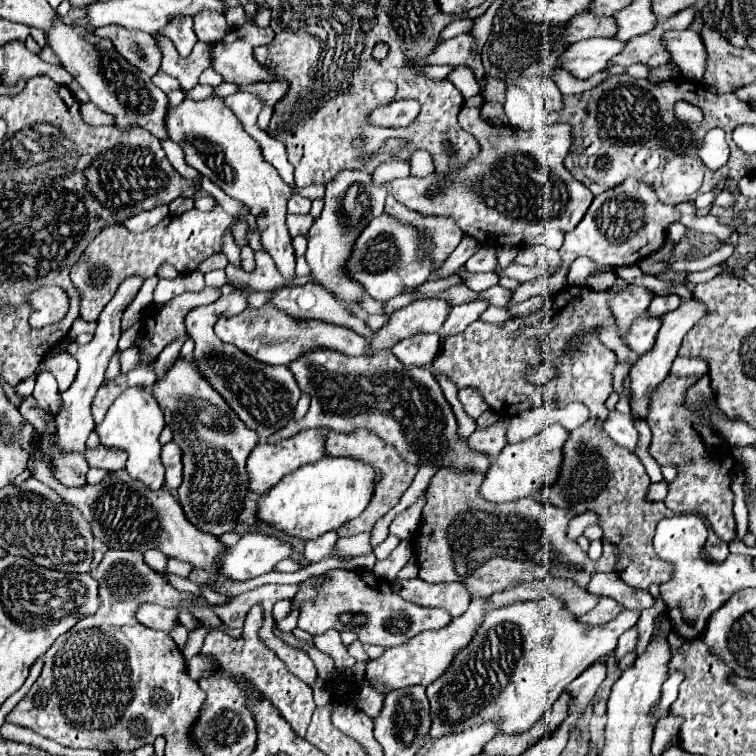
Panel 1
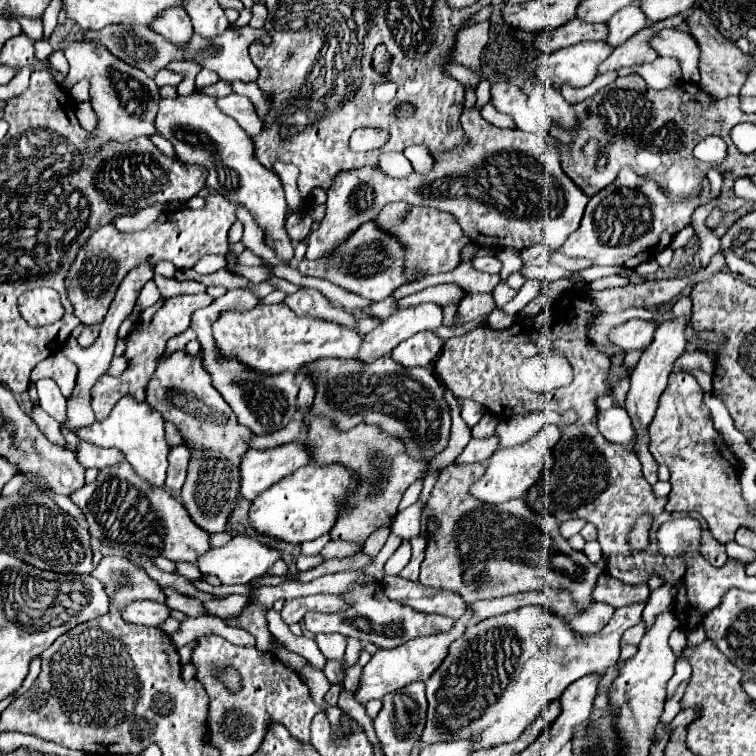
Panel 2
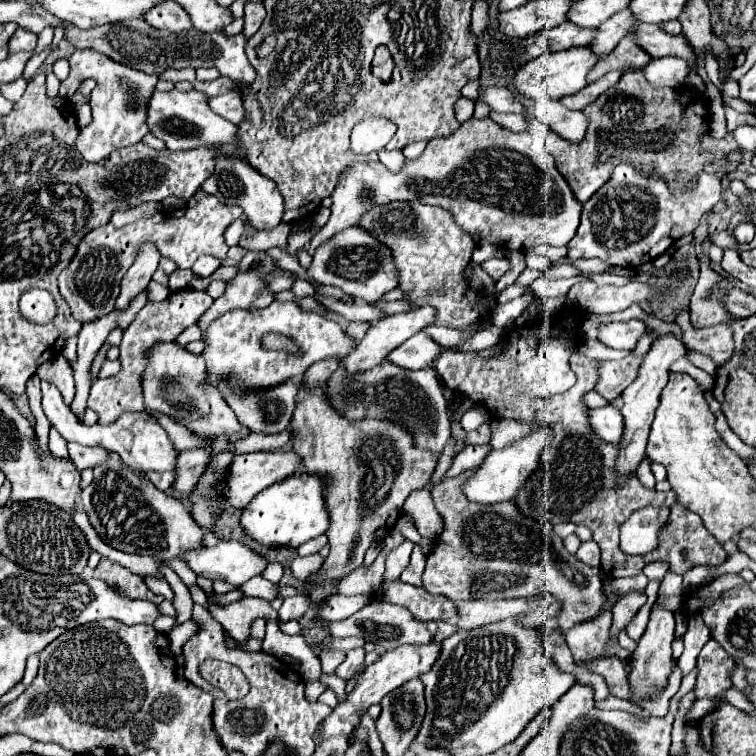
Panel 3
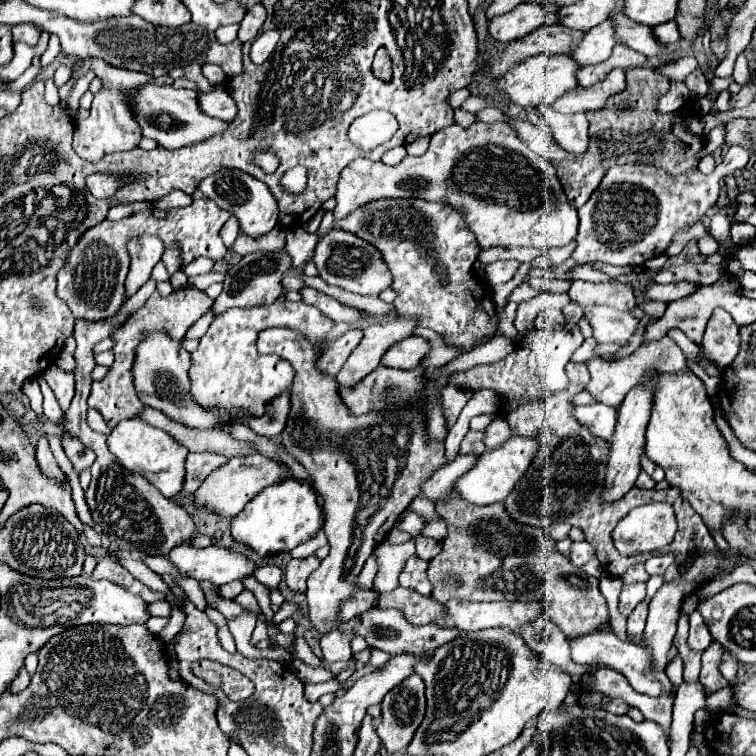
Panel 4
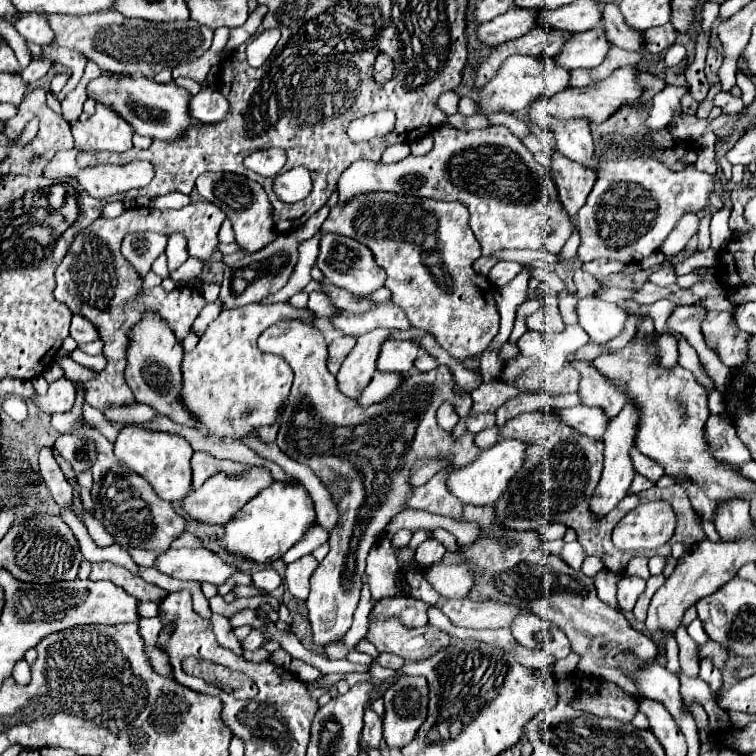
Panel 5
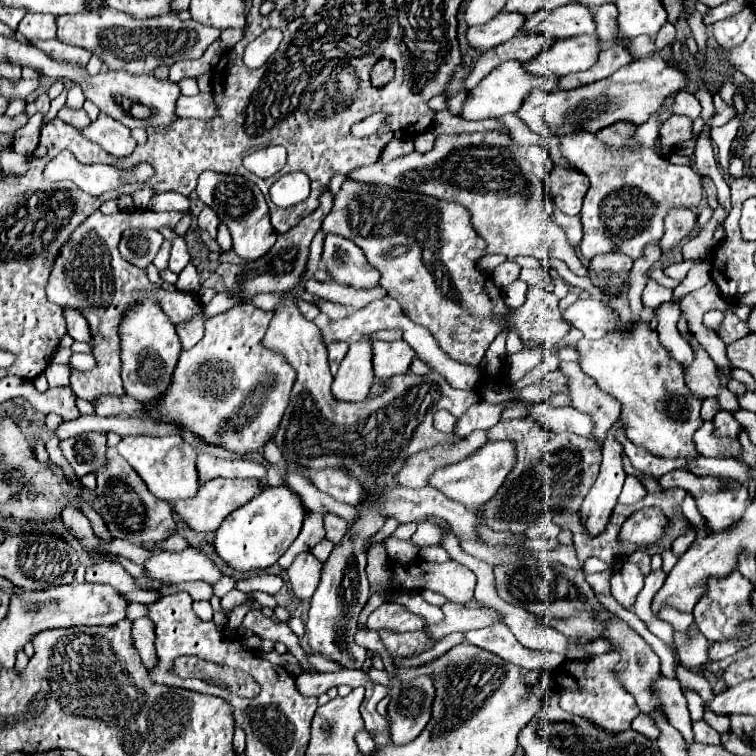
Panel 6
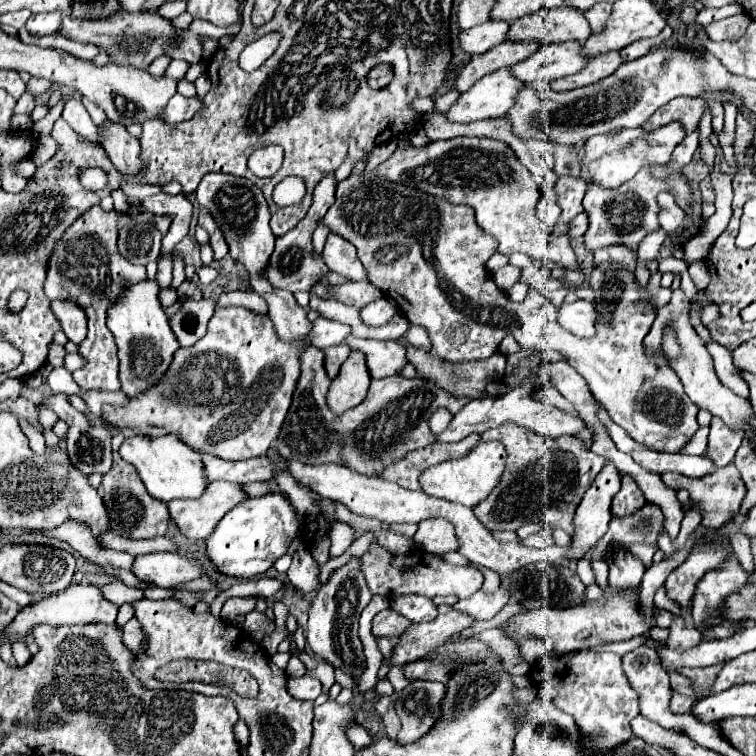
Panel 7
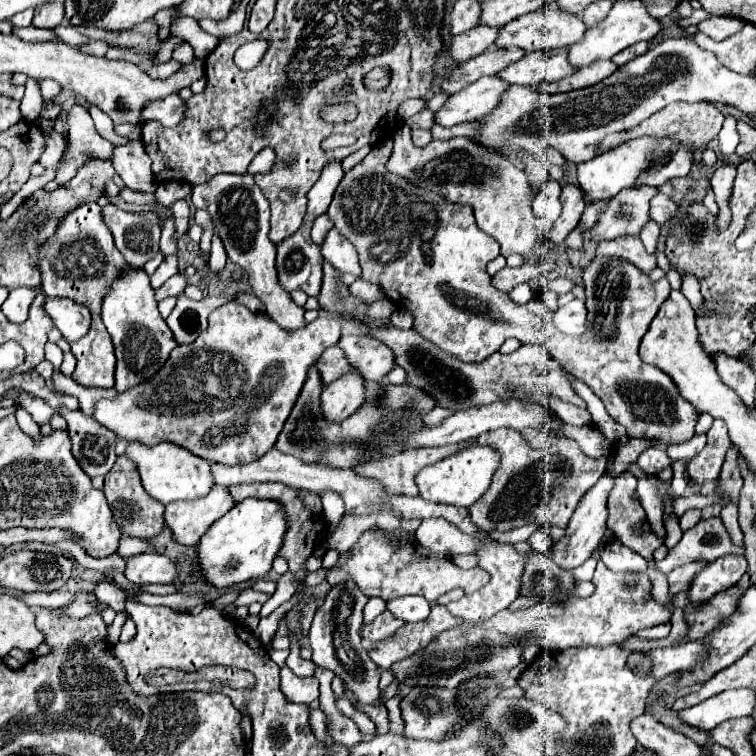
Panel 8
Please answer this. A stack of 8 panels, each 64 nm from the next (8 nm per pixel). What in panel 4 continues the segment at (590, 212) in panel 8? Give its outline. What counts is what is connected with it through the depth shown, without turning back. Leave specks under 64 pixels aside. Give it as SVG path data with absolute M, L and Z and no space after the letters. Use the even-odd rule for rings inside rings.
M573 240L568 245L565 245L565 249L564 247L550 248L545 251L545 255L553 265L558 265L570 258L575 247L576 243Z

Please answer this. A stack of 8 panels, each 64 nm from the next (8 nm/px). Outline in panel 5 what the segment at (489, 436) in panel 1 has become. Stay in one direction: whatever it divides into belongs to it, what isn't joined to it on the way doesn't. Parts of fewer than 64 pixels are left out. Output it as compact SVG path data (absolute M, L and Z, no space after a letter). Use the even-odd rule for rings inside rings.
M448 466L448 468L440 470L440 474L436 474L436 478L432 478L424 486L412 490L412 494L408 496L406 508L426 510L426 512L434 512L434 514L442 514L442 516L450 516L450 518L458 520L464 504L450 494L448 486L444 486L444 474L448 474L448 470L454 470L454 468Z

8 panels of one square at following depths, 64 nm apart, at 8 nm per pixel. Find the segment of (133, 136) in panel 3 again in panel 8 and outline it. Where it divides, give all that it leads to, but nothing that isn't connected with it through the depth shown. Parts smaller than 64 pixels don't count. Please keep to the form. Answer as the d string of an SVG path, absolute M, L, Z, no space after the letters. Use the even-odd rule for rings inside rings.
M128 140L126 144L114 146L114 154L110 162L130 190L136 190L136 192L156 190L158 182L152 176L150 158L144 152L144 146L140 140Z

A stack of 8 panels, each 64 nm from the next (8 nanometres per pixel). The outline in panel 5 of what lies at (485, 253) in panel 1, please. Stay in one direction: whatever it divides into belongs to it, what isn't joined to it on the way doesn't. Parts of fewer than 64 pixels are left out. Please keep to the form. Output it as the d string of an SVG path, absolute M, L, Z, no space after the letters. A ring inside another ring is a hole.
M498 262L498 264L492 266L488 278L490 278L490 282L492 282L494 286L504 286L504 284L508 284L520 270L522 270L522 264L518 264L518 262Z

